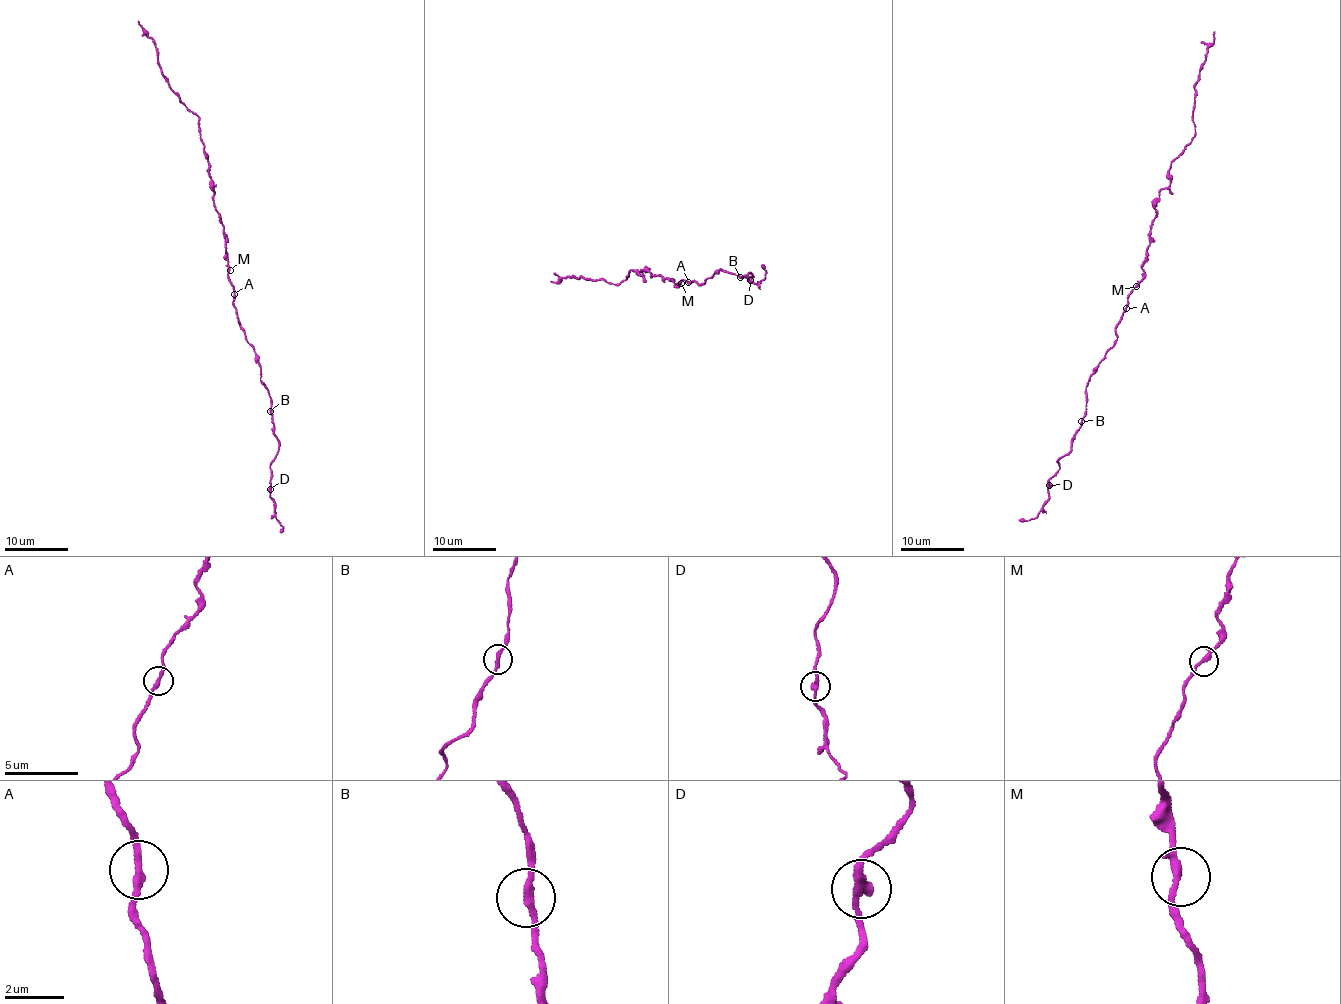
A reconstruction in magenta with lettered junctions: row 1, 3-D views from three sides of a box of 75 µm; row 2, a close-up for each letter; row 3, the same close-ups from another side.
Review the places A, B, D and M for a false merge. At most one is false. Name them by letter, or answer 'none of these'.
none of these

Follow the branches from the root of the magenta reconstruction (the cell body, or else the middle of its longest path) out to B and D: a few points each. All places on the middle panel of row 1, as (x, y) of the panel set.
B: (680, 281), (686, 280), (689, 284), (696, 281), (698, 286), (720, 269), (740, 277)
D: (680, 281), (696, 281), (698, 286), (720, 269), (742, 278), (752, 277), (749, 273), (750, 279)

